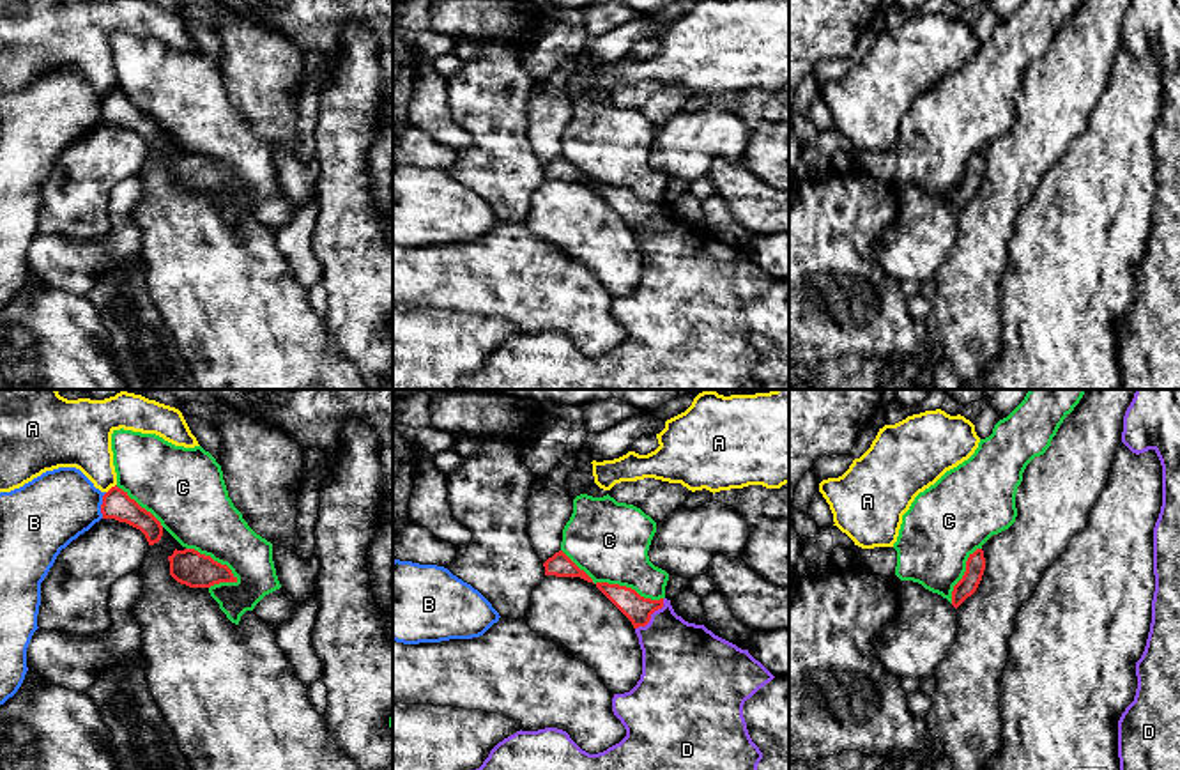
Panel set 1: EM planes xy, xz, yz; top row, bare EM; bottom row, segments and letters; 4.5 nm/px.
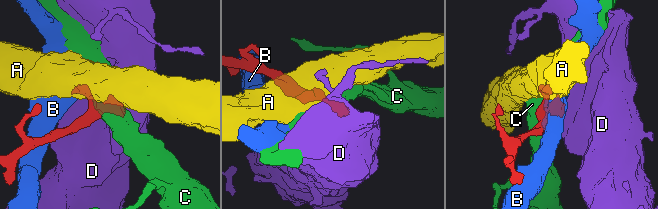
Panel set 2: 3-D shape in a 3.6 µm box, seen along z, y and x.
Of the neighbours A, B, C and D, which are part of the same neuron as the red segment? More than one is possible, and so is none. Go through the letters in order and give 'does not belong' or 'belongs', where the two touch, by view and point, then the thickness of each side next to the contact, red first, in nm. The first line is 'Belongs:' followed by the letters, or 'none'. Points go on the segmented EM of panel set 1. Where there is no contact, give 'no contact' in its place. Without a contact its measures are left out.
Belongs: D
A: does not belong | xy (110, 489) | 130/260 nm
B: does not belong | xy (101, 505) | 130/340 nm
C: does not belong | xz (612, 585) | 120/360 nm
D: belongs | xz (650, 616) | 120/360 nm

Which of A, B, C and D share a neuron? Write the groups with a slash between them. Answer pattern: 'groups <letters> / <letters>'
groups A / B / C / D

